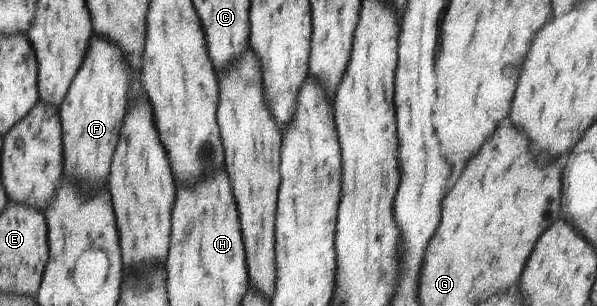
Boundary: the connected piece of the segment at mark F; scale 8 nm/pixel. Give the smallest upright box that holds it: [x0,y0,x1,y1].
[60,35,134,187]

